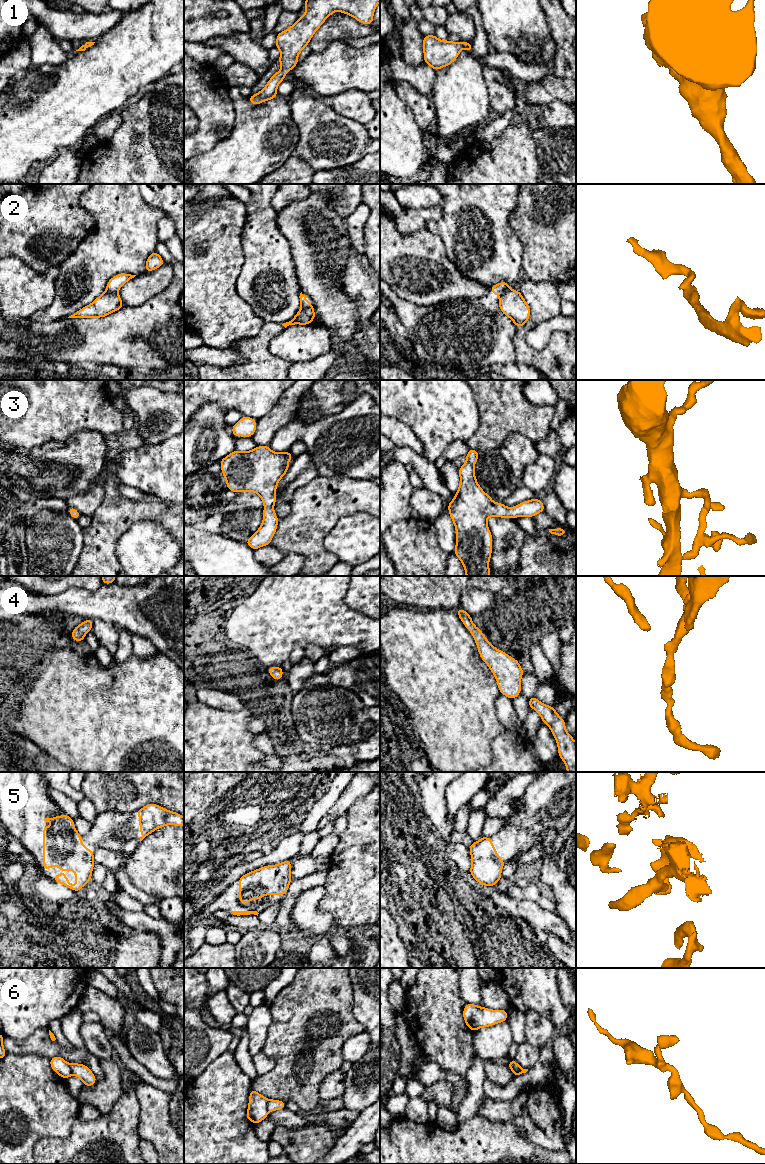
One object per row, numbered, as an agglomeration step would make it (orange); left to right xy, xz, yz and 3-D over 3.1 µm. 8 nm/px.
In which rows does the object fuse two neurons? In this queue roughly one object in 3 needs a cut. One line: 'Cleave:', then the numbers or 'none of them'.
Cleave: 2, 6

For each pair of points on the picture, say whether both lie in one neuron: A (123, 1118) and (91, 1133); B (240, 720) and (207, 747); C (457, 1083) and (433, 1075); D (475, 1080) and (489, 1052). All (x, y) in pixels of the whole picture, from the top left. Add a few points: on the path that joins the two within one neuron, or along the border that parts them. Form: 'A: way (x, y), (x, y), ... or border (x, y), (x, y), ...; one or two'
A: way (115, 1126), (110, 1131), (101, 1131), (99, 1133); one
B: way (232, 728), (215, 745); one
C: way (451, 1077), (439, 1075); one
D: border (477, 1056), (483, 1060); two

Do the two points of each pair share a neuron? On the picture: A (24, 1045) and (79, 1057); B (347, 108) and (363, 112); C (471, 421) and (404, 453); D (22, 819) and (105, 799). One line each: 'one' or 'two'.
A: one
B: one
C: two
D: two

